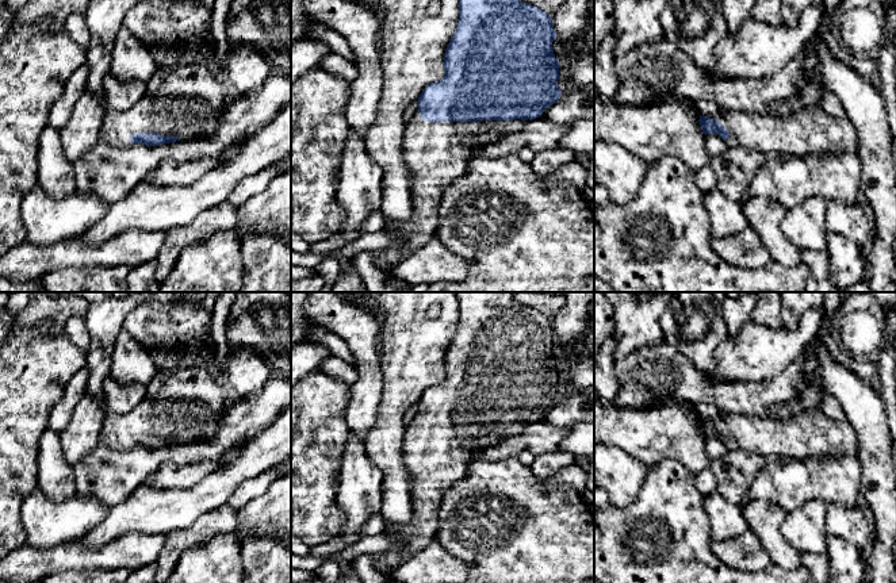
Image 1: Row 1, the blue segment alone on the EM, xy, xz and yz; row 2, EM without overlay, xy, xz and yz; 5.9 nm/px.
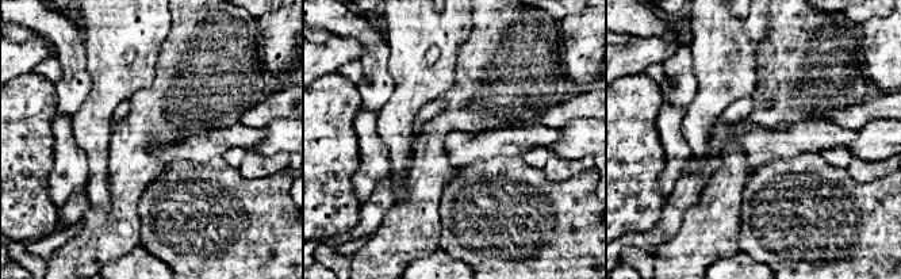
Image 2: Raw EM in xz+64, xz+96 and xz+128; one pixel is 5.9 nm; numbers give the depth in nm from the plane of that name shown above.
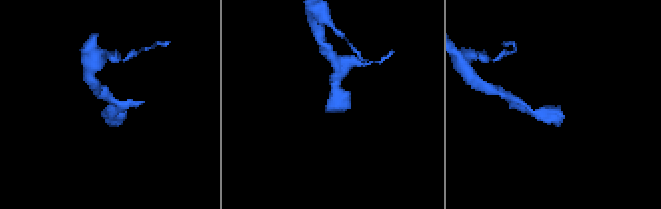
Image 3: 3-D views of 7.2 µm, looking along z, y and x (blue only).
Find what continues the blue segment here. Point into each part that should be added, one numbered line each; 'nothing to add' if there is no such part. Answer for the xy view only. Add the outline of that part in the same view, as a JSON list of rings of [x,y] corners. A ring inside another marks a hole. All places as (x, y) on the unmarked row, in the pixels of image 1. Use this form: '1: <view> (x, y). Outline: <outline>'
1: xy (188, 405). Outline: [[[210,365],[179,369],[153,398],[145,398],[127,414],[108,411],[100,430],[100,444],[129,450],[131,438],[157,436],[180,444],[211,437],[234,398]]]

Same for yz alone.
1: yz (810, 434). Outline: [[[805,410],[785,421],[725,414],[715,422],[730,436],[727,450],[750,450],[781,459],[857,456],[858,440],[847,421],[834,421],[822,410]]]

